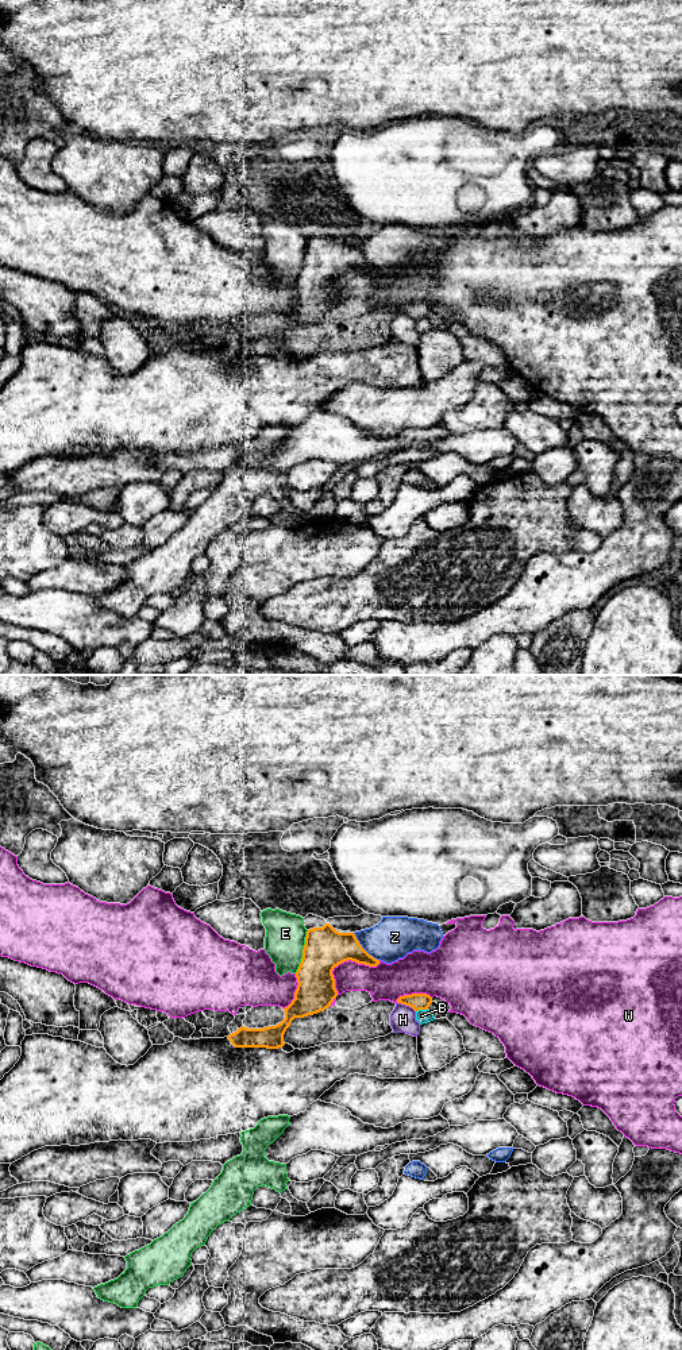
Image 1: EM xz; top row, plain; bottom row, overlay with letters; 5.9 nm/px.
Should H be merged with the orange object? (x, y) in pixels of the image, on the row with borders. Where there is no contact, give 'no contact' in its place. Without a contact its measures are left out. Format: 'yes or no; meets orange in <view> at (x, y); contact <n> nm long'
no; meets orange in xz at (407, 1005); contact 130 nm long

